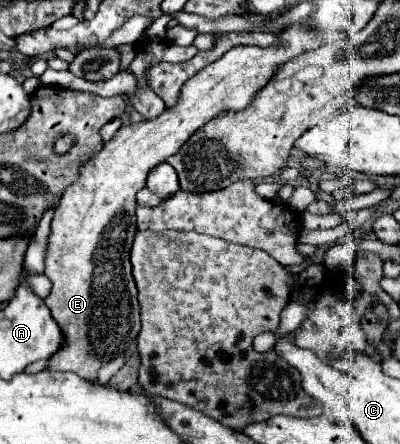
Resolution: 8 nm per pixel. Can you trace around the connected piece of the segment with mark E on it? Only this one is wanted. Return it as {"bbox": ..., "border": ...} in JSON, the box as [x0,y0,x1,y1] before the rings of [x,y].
{"bbox":[44,26,324,382],"border":[[[292,26],[280,34],[282,46],[234,46],[224,56],[196,72],[180,92],[174,108],[154,120],[122,126],[104,148],[82,166],[80,178],[70,184],[56,208],[46,250],[44,274],[52,282],[44,304],[64,334],[58,352],[48,358],[46,370],[72,370],[80,378],[98,382],[98,370],[132,346],[140,332],[140,308],[130,266],[130,248],[136,236],[136,192],[144,188],[148,172],[176,154],[178,148],[222,110],[248,108],[286,60],[314,50],[324,42],[320,32]]]}

